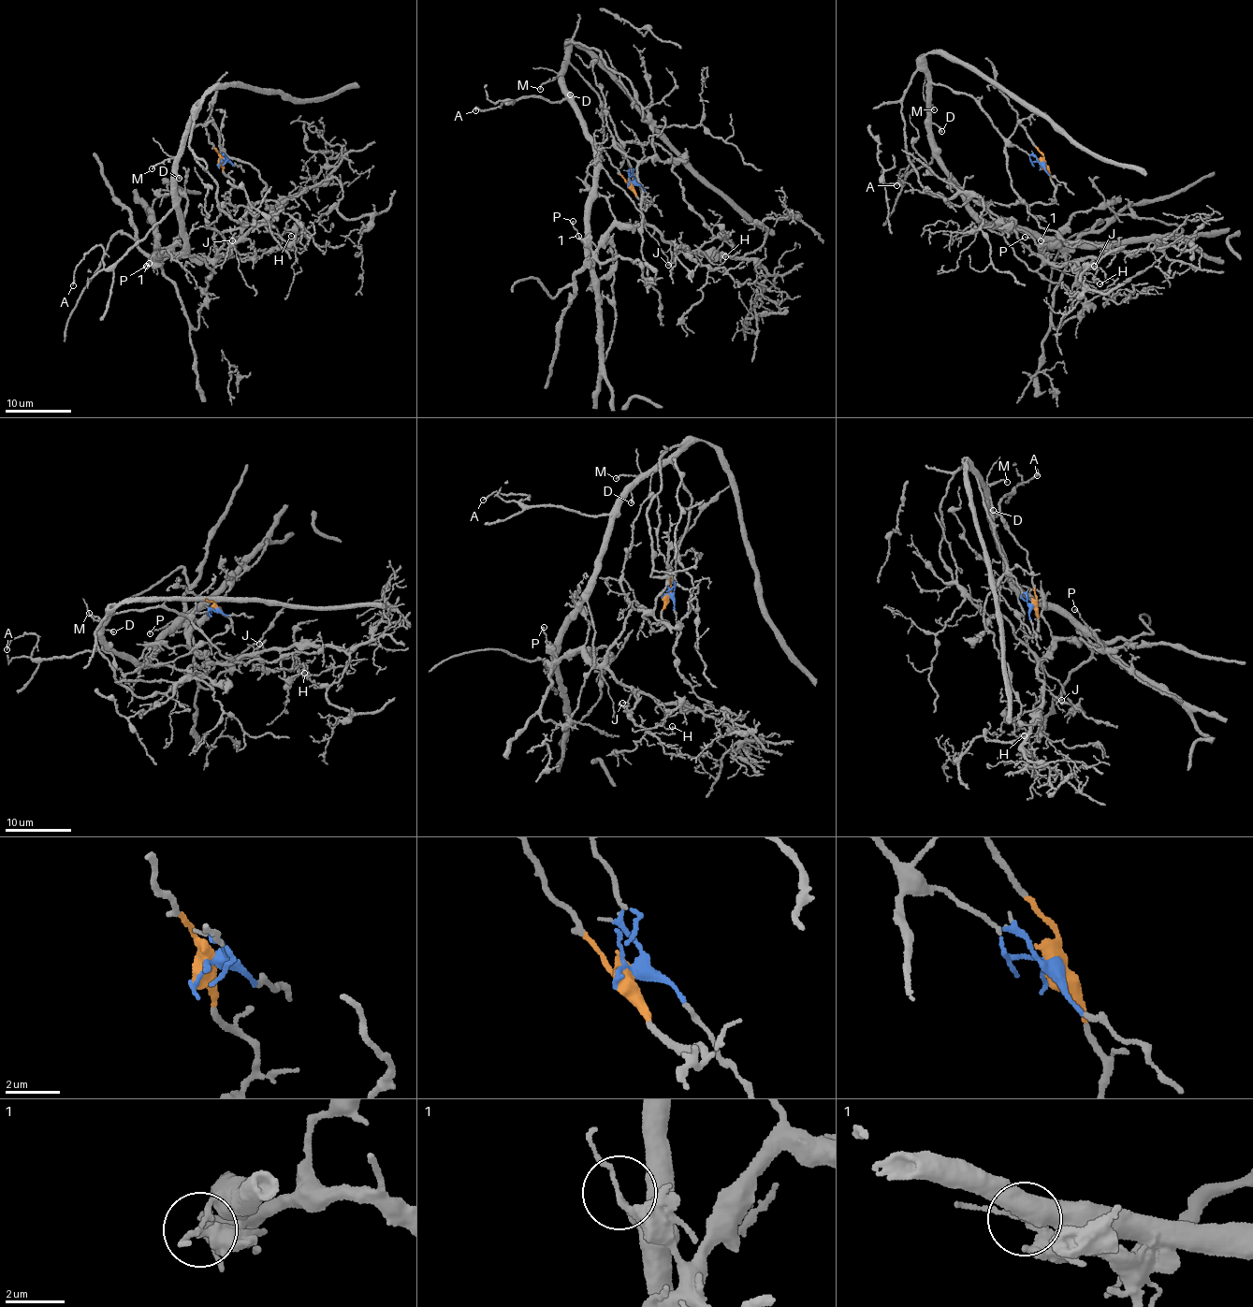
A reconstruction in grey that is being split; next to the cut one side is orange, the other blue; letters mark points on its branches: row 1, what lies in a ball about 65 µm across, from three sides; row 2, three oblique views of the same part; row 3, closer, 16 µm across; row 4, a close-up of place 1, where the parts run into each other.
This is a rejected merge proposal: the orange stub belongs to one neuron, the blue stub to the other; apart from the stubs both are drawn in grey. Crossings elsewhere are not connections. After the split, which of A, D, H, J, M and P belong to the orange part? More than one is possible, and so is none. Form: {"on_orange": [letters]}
{"on_orange": ["H", "J"]}

